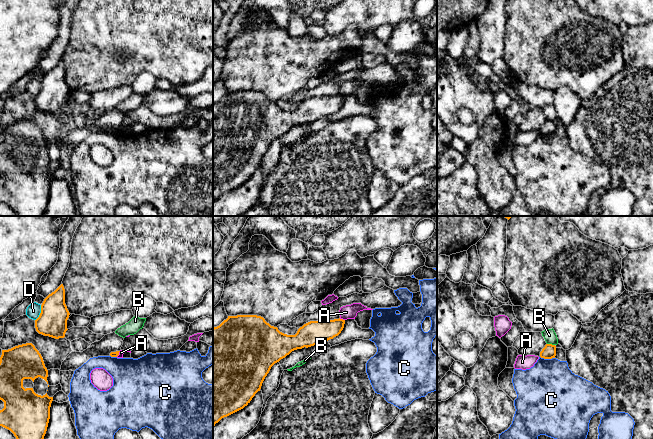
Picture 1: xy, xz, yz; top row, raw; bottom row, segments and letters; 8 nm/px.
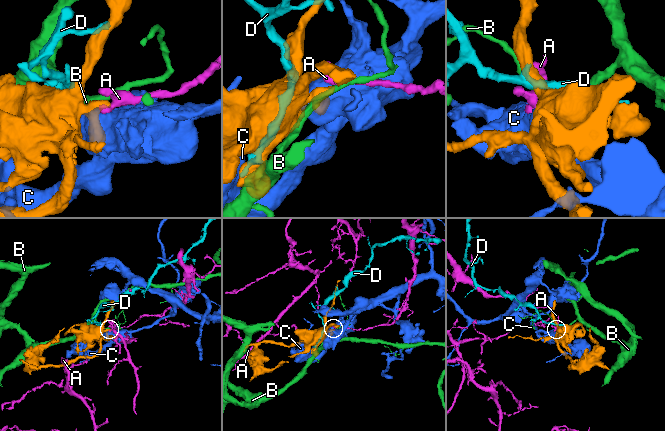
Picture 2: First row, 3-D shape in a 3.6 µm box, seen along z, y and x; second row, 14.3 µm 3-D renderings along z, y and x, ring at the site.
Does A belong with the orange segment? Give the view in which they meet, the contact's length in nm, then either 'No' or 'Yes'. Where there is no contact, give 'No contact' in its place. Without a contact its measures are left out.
Touches orange in xz. Shared border 50 nm. No

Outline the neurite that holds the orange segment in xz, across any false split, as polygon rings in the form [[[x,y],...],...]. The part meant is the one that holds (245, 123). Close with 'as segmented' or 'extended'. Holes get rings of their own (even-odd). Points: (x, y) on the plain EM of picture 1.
[[[228,92],[213,104],[213,204],[222,194],[247,182],[271,143],[292,127],[308,124],[338,112],[345,96],[310,97],[300,103],[295,111],[287,111],[271,102],[261,92]]]; as segmented

